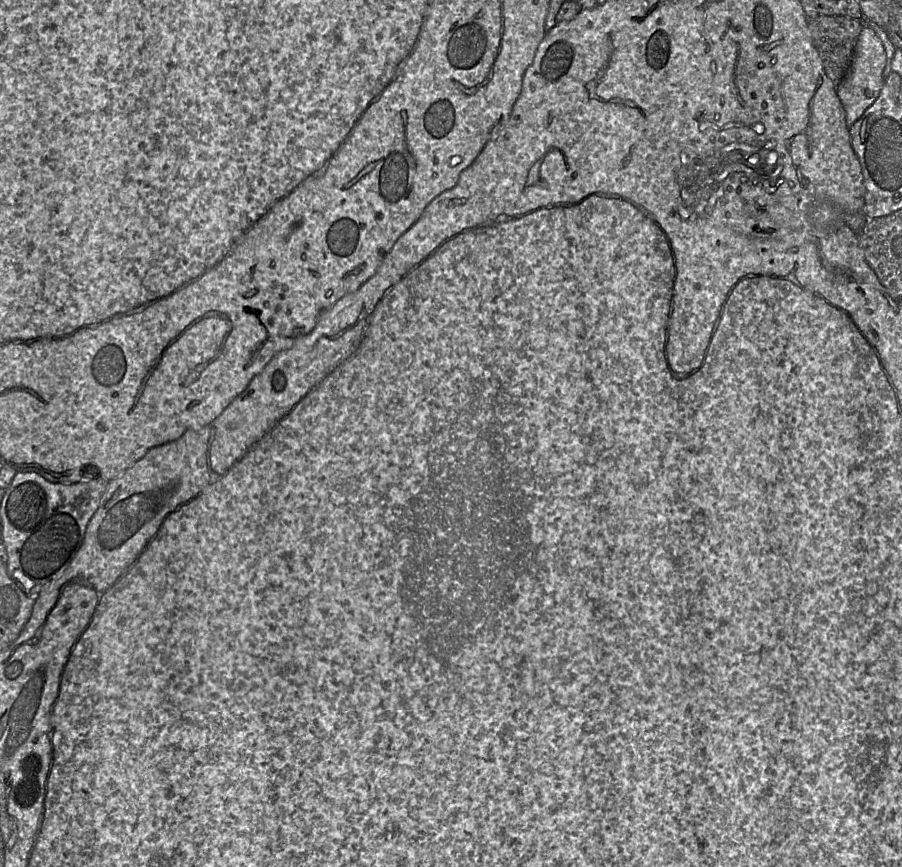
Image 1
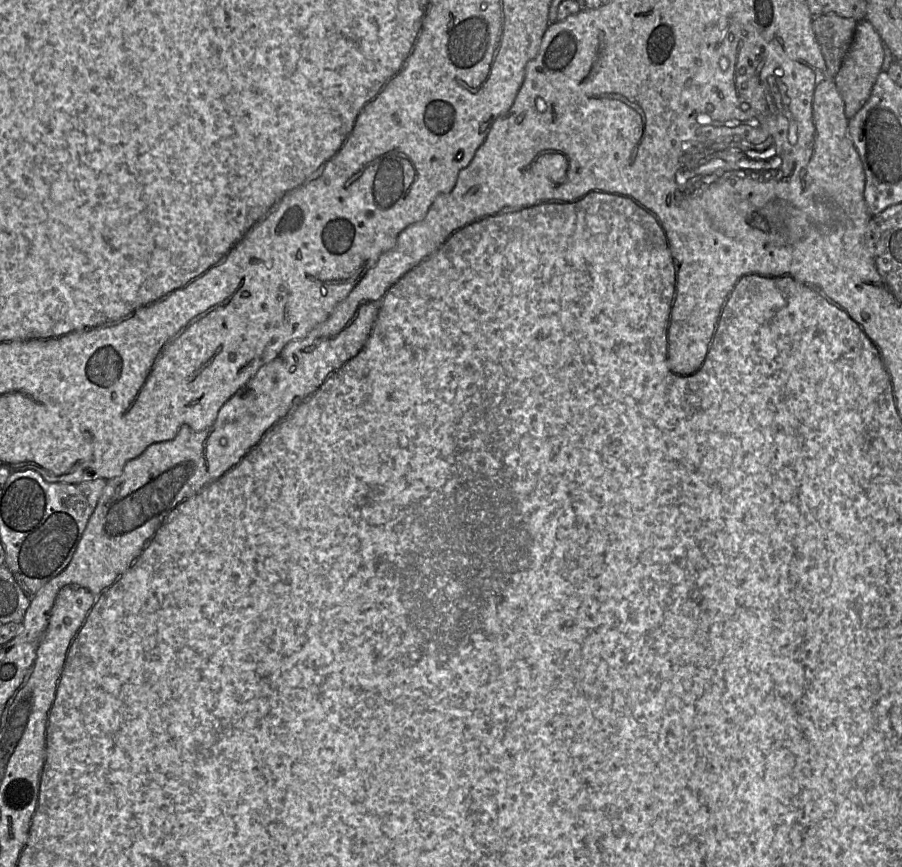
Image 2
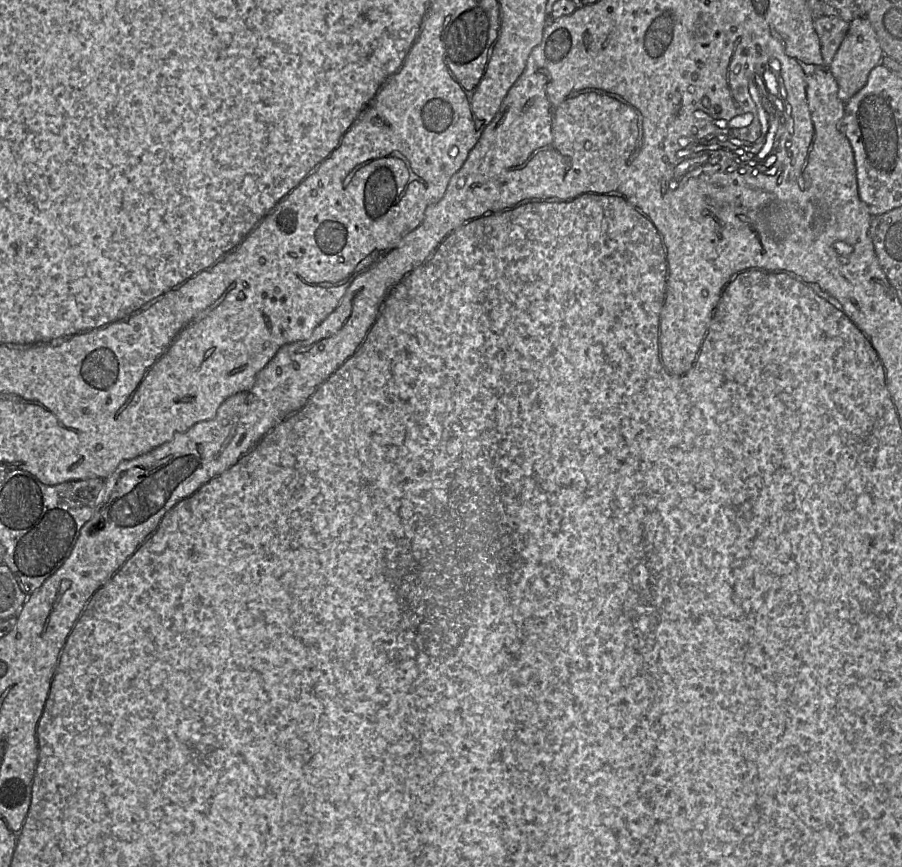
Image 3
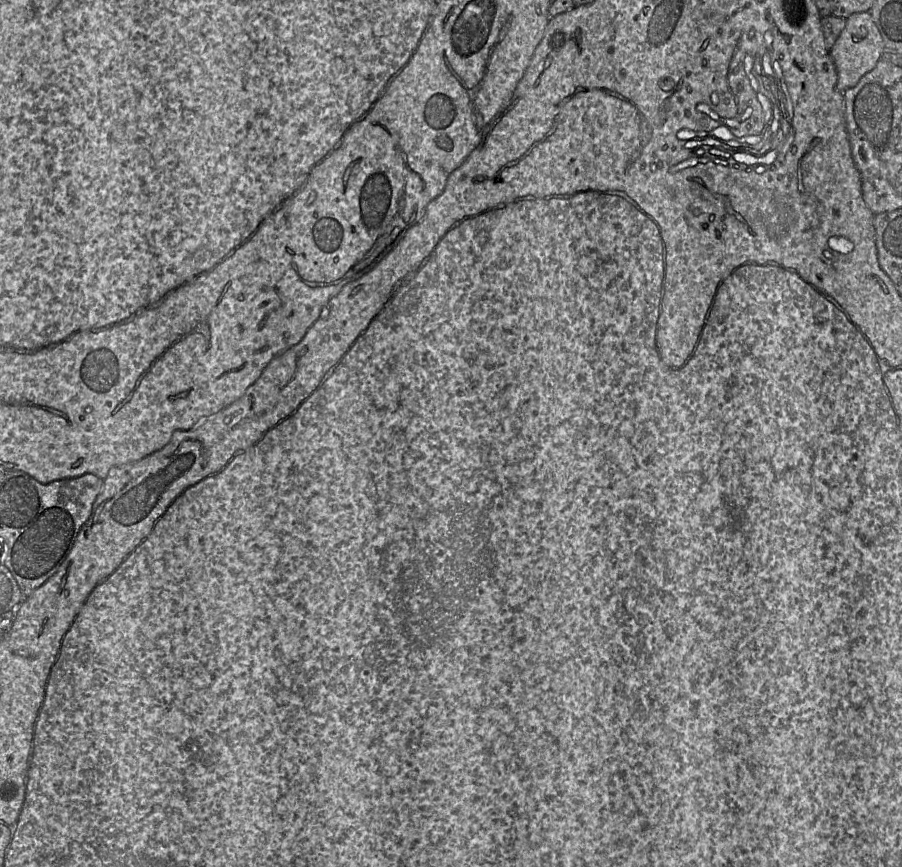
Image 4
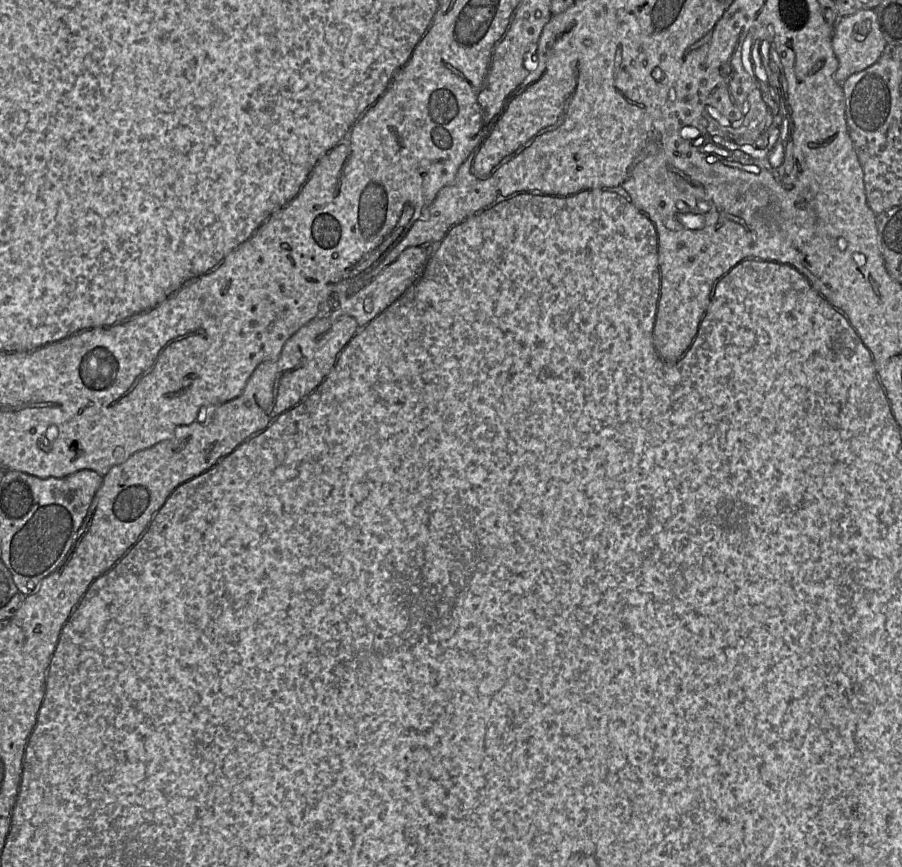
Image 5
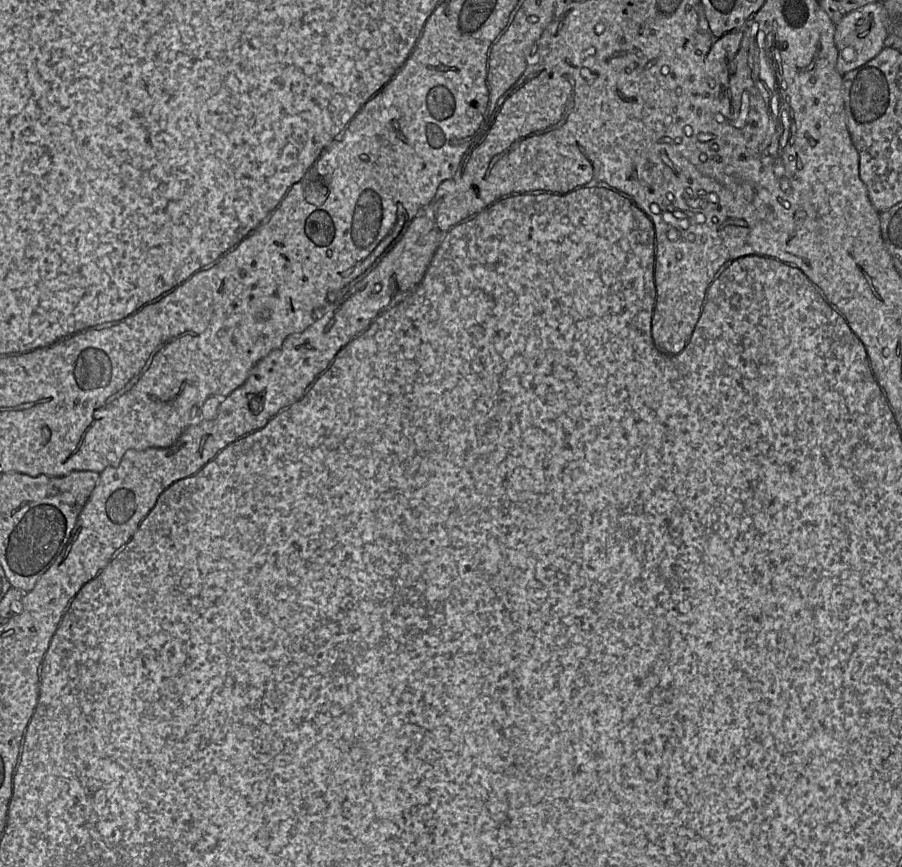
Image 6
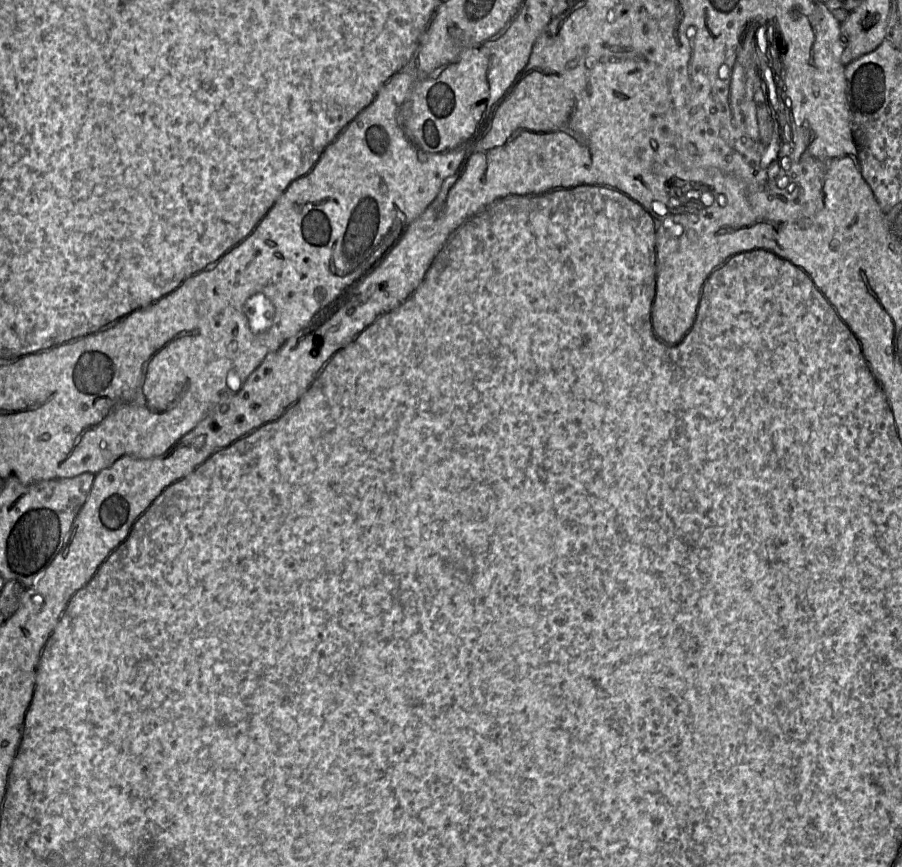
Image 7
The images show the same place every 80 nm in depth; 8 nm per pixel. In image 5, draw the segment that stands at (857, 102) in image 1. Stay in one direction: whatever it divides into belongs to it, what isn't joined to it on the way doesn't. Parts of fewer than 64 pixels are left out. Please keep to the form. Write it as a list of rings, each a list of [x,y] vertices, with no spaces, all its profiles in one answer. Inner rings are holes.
[[[874,9],[859,10],[852,15],[841,17],[833,32],[832,46],[838,59],[835,80],[843,84],[851,75],[874,64],[883,54],[886,44]]]

